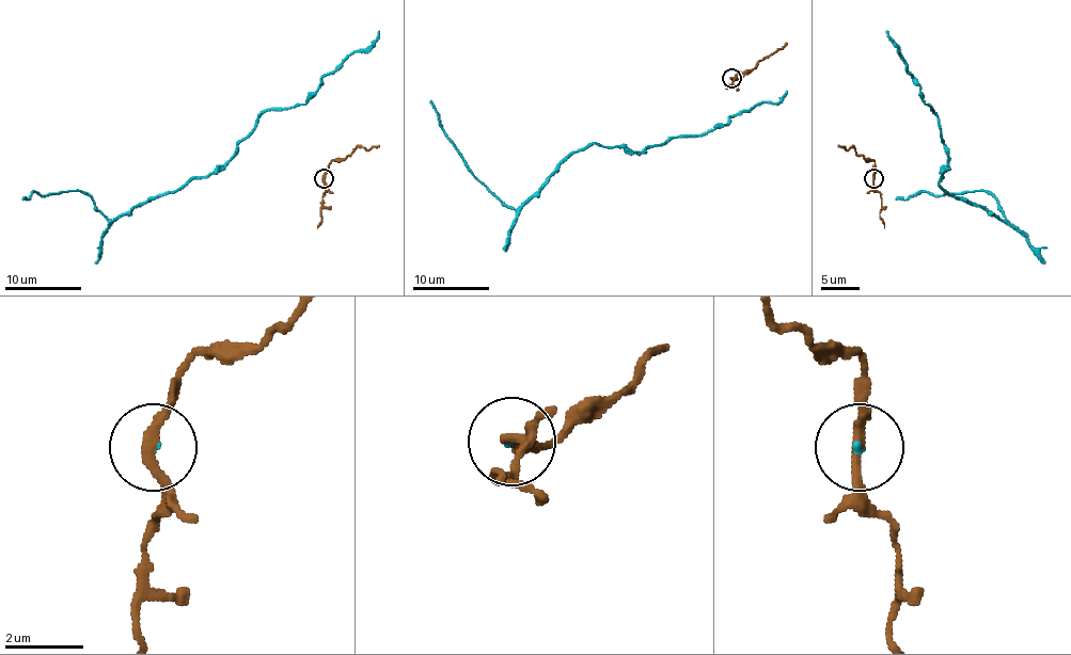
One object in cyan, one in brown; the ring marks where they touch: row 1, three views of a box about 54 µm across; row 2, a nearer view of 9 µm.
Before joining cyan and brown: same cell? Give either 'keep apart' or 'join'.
join

